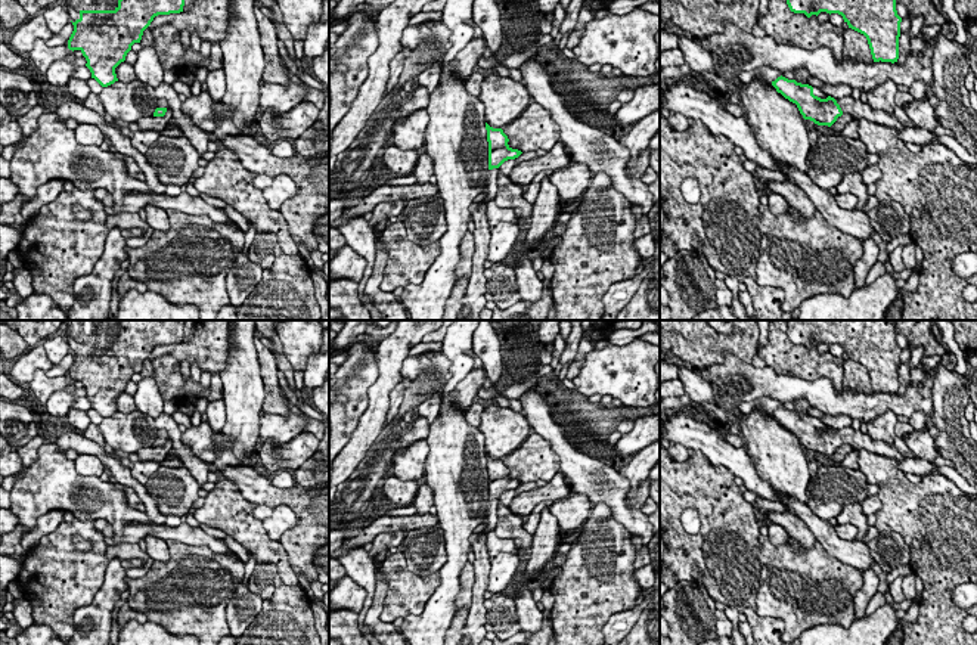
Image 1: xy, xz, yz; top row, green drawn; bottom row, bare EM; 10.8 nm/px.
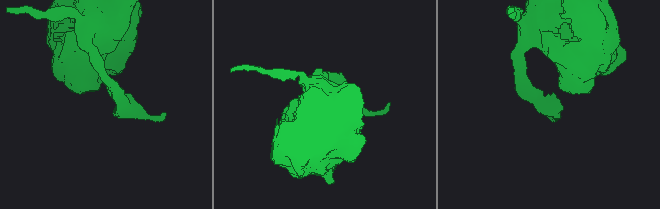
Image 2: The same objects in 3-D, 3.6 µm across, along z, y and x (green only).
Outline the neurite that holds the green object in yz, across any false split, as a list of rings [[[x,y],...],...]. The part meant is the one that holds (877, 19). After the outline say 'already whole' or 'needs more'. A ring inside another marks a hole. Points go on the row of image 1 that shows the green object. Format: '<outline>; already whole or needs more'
[[[787,0],[787,4],[807,18],[821,12],[841,15],[849,28],[866,37],[874,62],[897,62],[902,18],[896,0]]]; already whole

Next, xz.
[[[486,123],[486,130],[488,142],[488,171],[486,176],[486,186],[483,189],[483,193],[486,193],[487,196],[481,202],[487,205],[487,202],[494,201],[497,195],[497,168],[505,161],[518,158],[522,152],[512,149],[508,145],[509,139],[502,128],[493,128]]]; needs more

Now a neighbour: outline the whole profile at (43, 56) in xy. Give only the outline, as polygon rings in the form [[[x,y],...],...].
[[[35,40],[34,47],[30,52],[30,58],[34,62],[34,69],[46,75],[49,66],[56,61],[65,59],[68,52],[68,46],[50,47],[44,40]]]

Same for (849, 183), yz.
[[[847,173],[844,174],[841,183],[837,186],[838,193],[853,193],[857,196],[857,205],[856,210],[862,211],[863,207],[866,205],[869,195],[866,184],[862,182],[862,174],[860,173]]]

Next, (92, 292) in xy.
[[[112,227],[108,232],[102,257],[96,261],[90,275],[77,277],[74,304],[68,310],[68,320],[106,320],[112,298],[112,279],[127,260],[127,239],[121,229]]]

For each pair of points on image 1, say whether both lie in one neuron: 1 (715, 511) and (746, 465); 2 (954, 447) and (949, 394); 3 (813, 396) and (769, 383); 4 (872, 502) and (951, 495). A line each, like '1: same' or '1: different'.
1: different
2: same
3: same
4: different

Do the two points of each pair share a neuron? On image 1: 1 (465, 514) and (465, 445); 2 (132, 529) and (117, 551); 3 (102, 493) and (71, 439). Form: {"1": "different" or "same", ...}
{"1": "same", "2": "different", "3": "different"}

